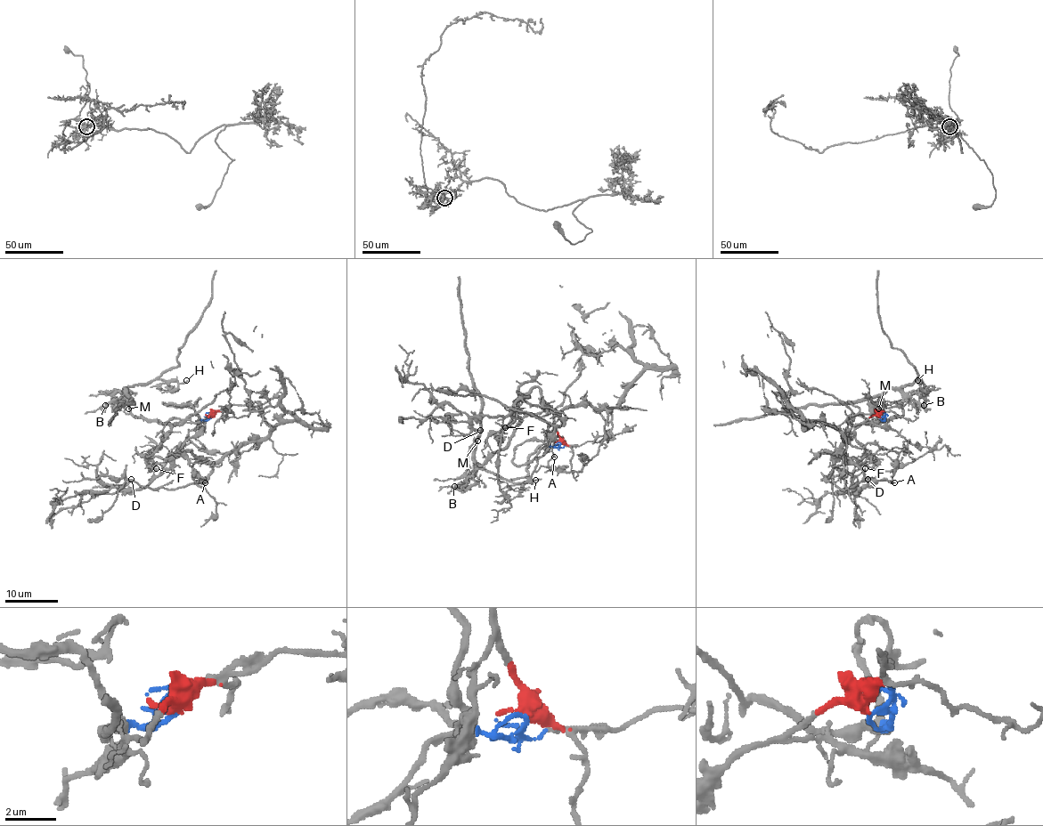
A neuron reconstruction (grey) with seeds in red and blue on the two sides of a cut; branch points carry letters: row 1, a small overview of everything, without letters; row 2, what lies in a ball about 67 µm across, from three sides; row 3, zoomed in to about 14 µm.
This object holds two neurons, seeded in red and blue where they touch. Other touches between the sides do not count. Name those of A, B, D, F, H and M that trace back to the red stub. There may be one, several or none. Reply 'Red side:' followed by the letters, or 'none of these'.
Red side: A, D, F

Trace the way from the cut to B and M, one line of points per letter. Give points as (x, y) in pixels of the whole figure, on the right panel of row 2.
B: (880, 418), (884, 420), (868, 421), (856, 415), (852, 421), (877, 424), (899, 417), (907, 400), (924, 405)
M: (880, 418), (856, 415), (852, 421), (899, 417), (907, 399), (879, 408)

